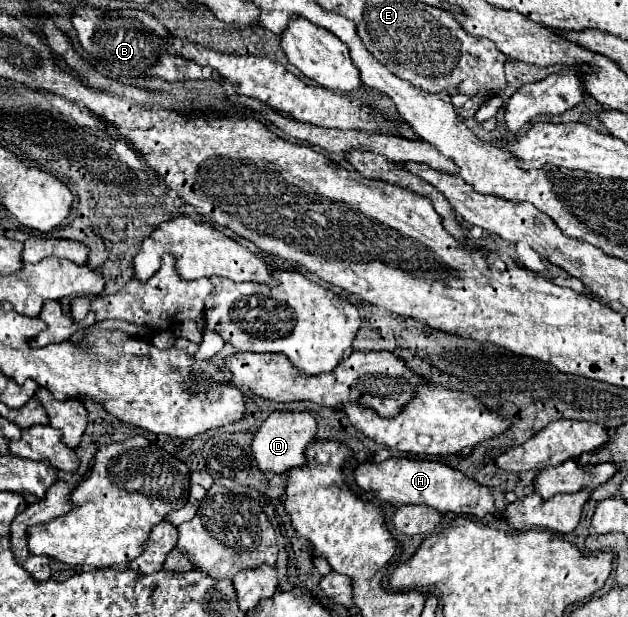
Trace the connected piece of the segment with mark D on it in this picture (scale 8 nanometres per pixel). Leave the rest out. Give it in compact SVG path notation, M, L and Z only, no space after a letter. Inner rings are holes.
M274 411L258 429L252 441L252 451L258 461L258 467L262 471L274 471L274 473L284 473L290 471L292 467L300 467L306 463L304 449L310 441L316 437L316 419L302 411L302 413L284 413L284 411Z

